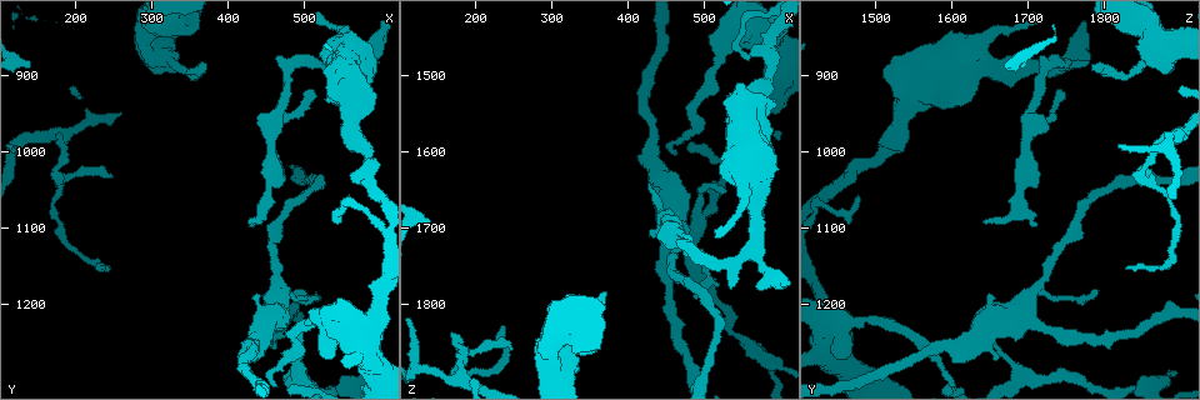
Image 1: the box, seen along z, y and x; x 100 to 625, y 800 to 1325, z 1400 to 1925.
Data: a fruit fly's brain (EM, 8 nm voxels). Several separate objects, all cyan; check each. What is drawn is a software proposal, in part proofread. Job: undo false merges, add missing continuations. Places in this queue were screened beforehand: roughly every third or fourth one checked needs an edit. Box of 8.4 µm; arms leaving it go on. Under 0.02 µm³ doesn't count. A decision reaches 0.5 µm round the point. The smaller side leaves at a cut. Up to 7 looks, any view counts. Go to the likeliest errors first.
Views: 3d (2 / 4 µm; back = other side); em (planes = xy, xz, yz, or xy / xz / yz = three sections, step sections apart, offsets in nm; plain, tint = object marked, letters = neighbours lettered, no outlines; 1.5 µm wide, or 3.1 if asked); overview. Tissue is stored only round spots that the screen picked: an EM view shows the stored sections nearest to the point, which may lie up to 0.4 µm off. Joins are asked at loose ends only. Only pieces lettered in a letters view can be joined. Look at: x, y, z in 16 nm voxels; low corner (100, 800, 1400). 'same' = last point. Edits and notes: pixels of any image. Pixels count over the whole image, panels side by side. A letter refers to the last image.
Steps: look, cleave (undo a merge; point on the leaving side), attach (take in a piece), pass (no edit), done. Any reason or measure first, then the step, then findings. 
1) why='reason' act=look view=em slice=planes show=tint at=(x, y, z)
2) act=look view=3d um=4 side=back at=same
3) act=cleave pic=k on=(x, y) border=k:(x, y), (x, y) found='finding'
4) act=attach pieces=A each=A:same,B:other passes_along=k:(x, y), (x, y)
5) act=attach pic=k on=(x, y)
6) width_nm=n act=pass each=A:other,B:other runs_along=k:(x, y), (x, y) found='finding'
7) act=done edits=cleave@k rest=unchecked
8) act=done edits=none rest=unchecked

why='free end' act=look view=em slice=planes show=tint at=(370, 885, 1785)

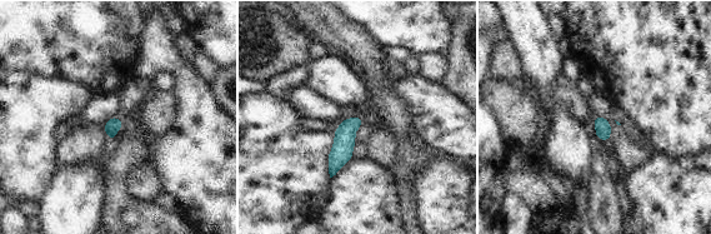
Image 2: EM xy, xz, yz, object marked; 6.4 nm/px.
why='what lies round it' act=look view=em slice=planes show=letters at=same

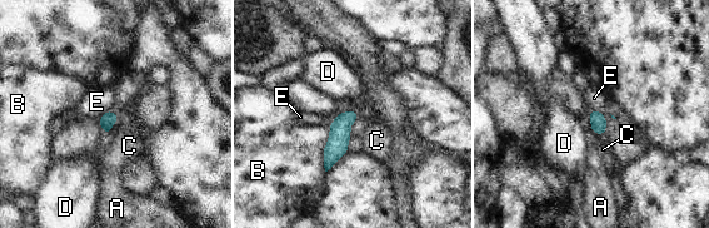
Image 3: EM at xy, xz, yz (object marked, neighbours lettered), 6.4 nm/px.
longest_contact=B:300nm act=pass each=A:other,B:other,C:other,D:other,E:other found='no lettered piece goes on from it'

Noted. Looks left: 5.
why='branch stops here' act=look view=em slice=yz step=8 show=letters at=(535, 880, 1775)

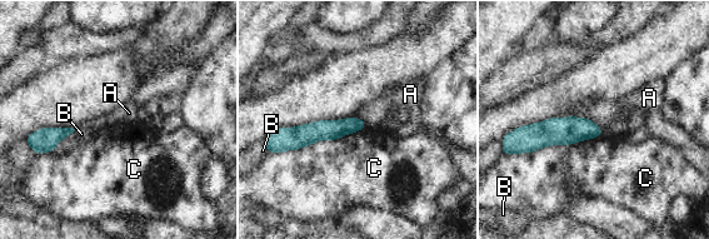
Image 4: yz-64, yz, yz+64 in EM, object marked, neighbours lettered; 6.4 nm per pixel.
act=look view=em slice=planes show=letters at=same

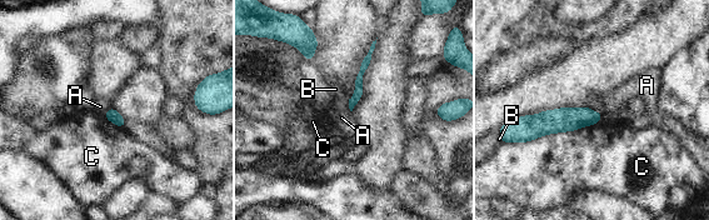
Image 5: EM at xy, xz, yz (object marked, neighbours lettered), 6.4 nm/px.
act=pass each=A:other,B:other,C:other border=5:(348, 100), (350, 111) found='no lettered piece goes on from it'

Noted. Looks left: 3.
why='thick turns thin' act=look view=em slice=xy step=4 show=tint at=(565, 980, 1525)

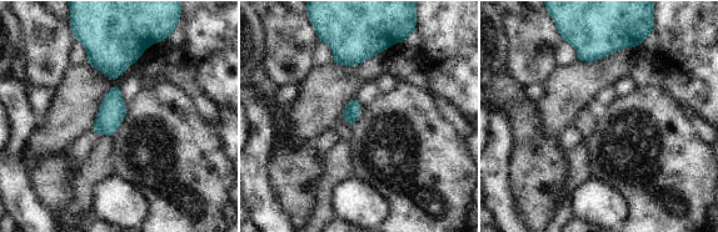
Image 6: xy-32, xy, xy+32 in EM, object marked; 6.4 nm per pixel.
why='another direction' act=look view=em slice=planes show=letters at=same

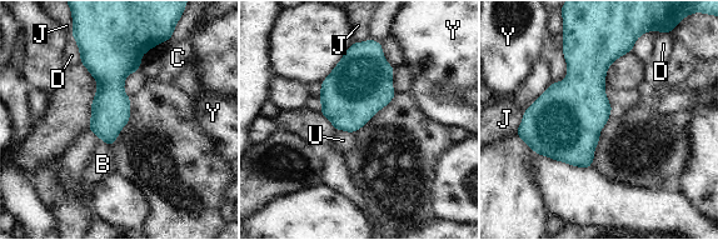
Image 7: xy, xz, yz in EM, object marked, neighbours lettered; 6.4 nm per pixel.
act=pass each=B:other,C:other,D:other,J:other,U:other,Y:other border=7:(525, 110), (515, 133) found='one cell here'

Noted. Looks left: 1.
act=done edits=none rest=unchecked

